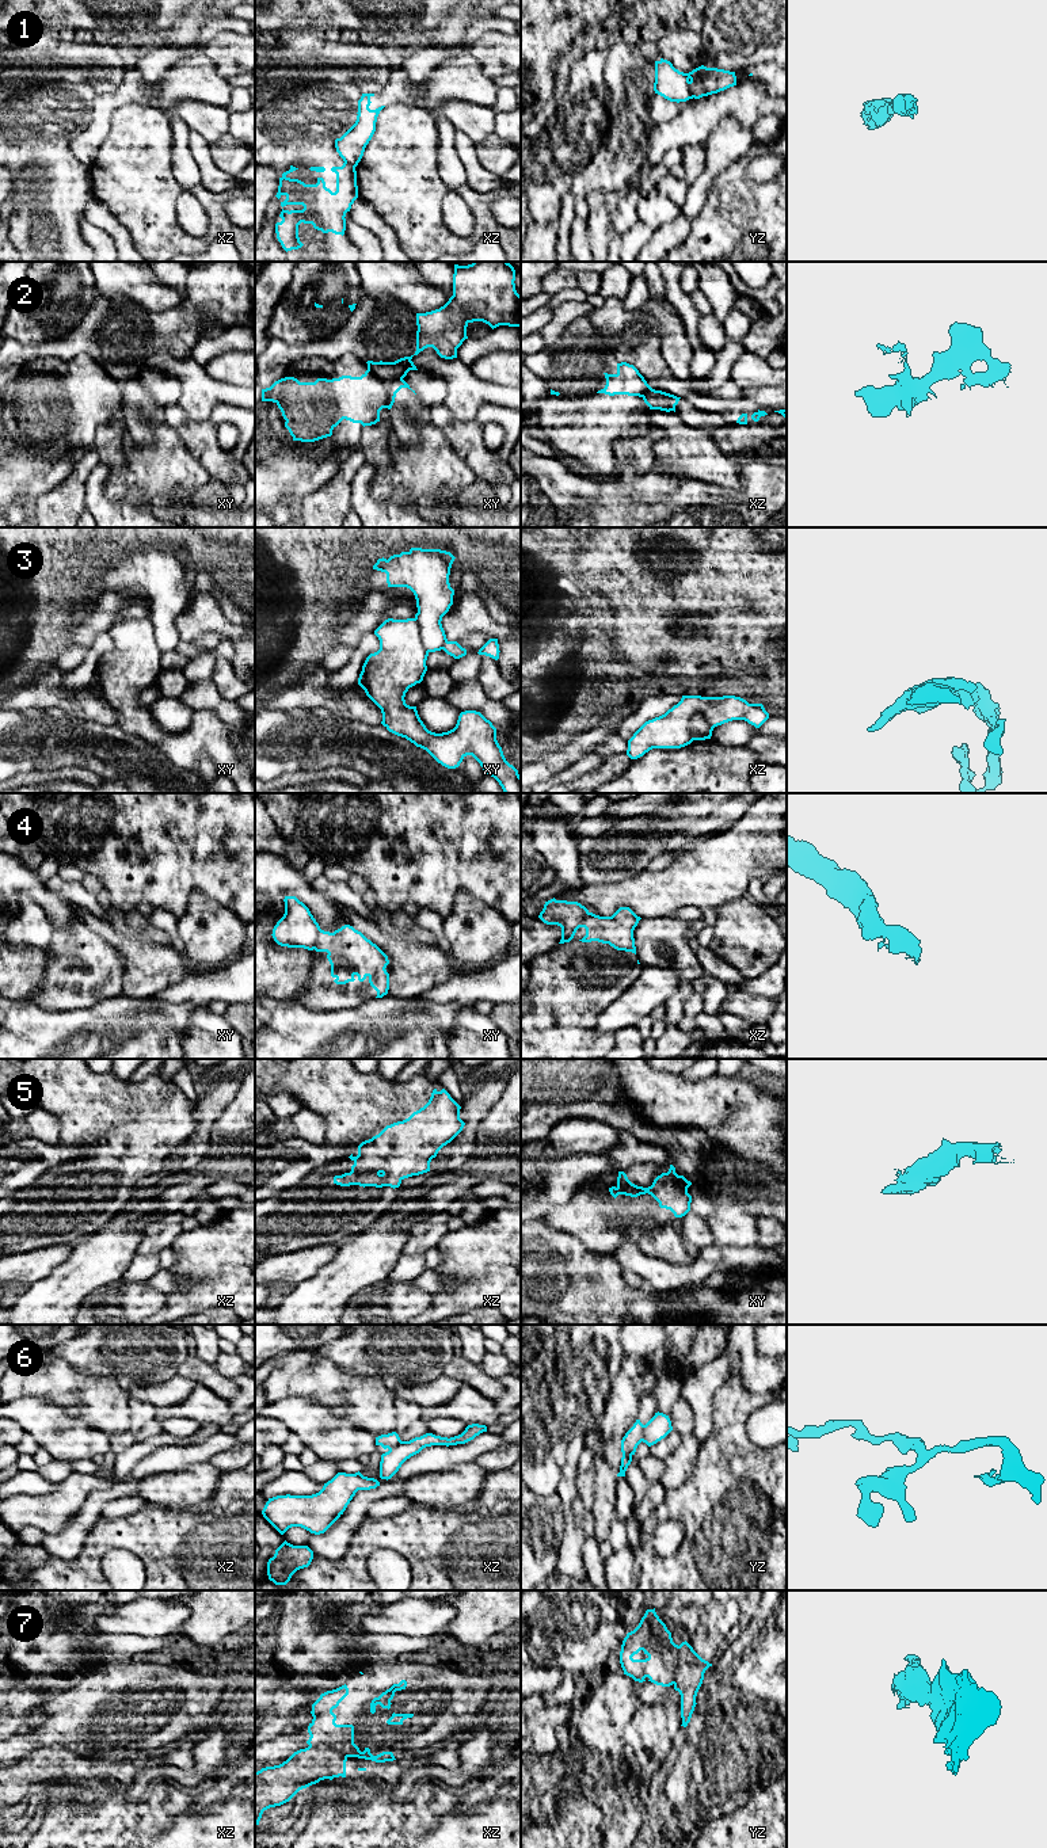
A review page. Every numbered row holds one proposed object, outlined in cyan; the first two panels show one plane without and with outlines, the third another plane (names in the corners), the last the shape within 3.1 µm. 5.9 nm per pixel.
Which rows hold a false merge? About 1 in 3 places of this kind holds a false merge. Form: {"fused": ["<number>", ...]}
{"fused": ["1", "2", "3", "4", "6", "7"]}

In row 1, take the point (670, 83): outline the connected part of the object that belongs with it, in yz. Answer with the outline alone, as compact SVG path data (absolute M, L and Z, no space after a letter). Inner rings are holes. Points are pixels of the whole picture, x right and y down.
M663 58L655 61L654 91L670 102L679 103L693 99L688 73L679 72Z

